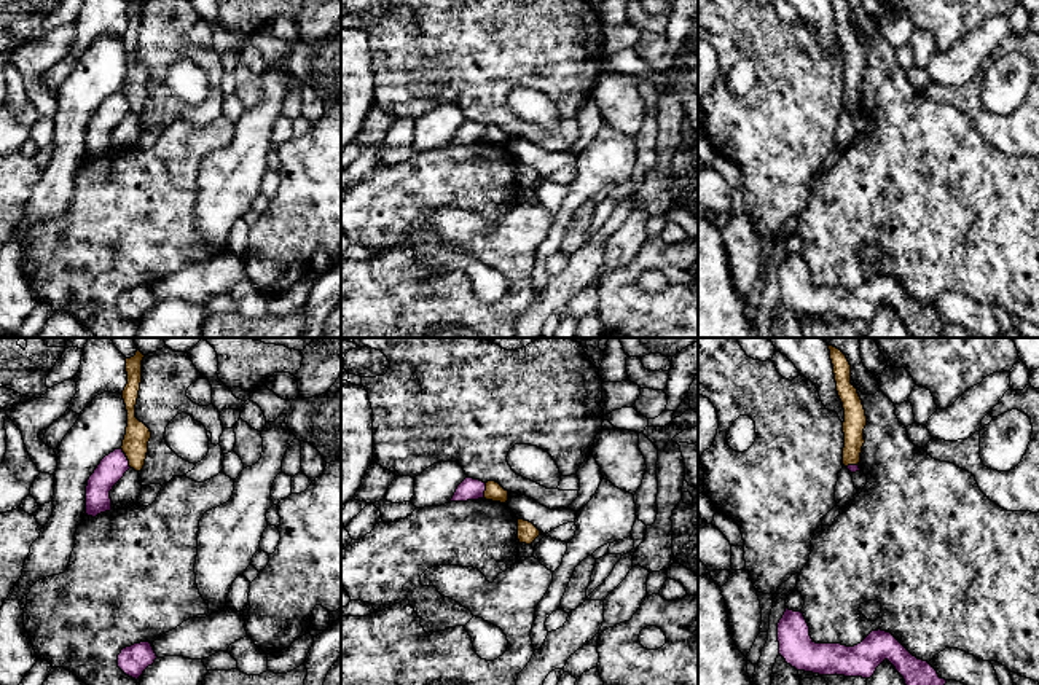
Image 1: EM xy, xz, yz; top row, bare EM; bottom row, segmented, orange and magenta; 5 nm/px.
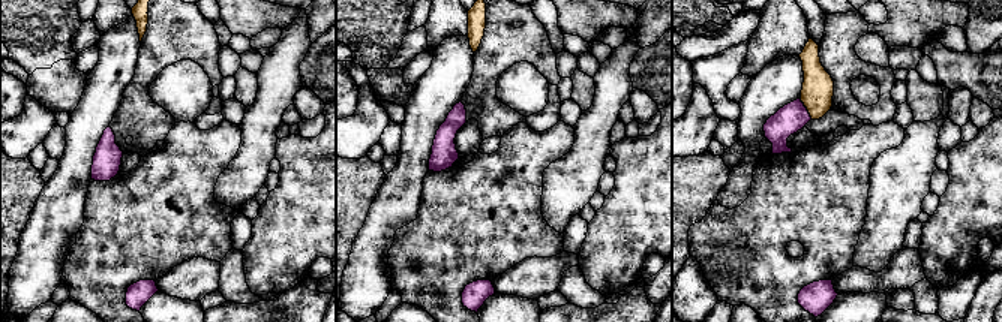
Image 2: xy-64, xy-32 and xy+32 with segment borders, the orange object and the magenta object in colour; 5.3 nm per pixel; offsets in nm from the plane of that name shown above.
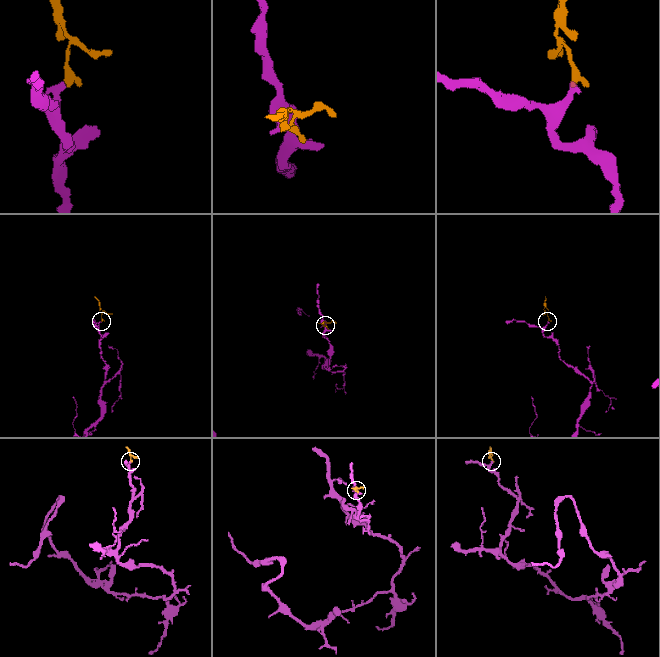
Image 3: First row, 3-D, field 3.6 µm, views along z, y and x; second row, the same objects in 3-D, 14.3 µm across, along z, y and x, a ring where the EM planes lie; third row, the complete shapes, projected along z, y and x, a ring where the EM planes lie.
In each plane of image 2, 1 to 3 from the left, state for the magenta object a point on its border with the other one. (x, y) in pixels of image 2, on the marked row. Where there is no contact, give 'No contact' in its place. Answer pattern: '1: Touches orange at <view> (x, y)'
1: No contact
2: No contact
3: Touches orange at xy+32 (806, 107)

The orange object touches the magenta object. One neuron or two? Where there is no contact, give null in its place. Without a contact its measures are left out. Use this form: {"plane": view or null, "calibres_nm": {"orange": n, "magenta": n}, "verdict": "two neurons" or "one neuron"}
{"plane": "xy", "calibres_nm": {"orange": 130, "magenta": 140}, "verdict": "two neurons"}

